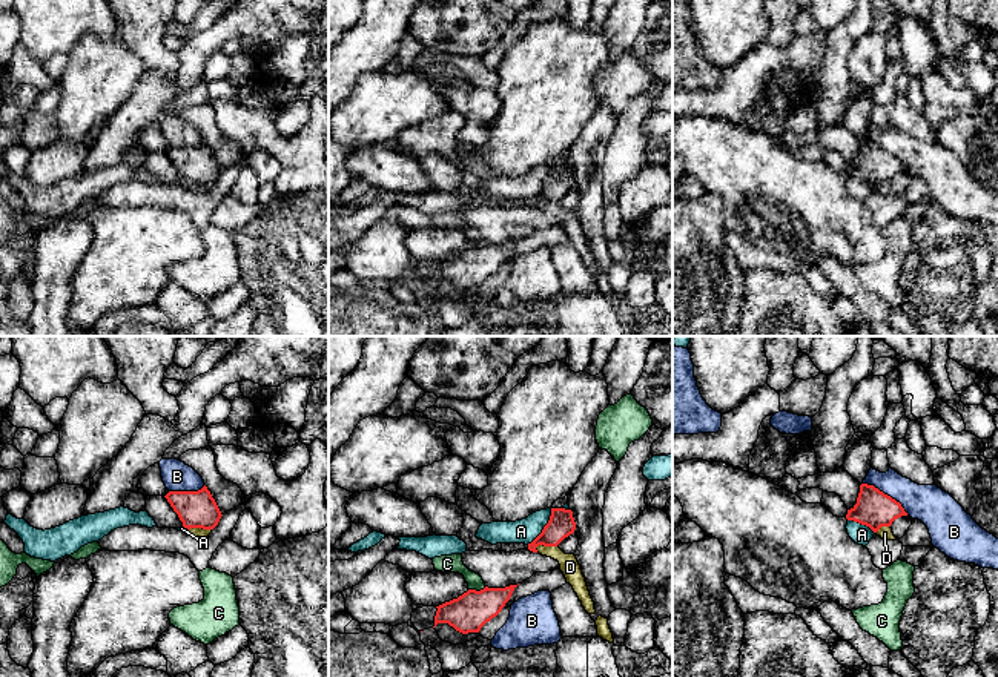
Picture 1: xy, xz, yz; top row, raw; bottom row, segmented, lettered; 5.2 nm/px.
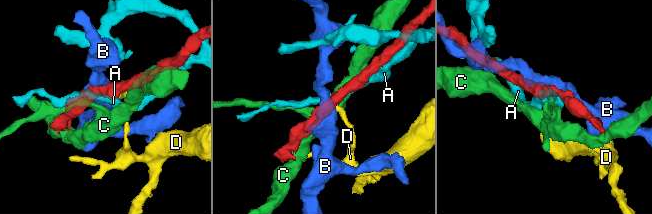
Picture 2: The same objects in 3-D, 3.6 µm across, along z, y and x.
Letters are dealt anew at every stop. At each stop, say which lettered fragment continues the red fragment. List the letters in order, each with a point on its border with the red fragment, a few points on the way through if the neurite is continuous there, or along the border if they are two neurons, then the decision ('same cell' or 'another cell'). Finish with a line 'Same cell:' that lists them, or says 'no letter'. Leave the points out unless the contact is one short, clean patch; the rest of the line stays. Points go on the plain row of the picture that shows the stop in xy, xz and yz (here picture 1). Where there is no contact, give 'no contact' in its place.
A: meets red in xz at (544, 183); another cell
B: meets red in yz at (886, 151); another cell
C: meets red in xz at (475, 246); border along xz (485, 243), (469, 246); another cell
D: meets red in xz at (545, 201); border along xz (556, 201), (538, 201), (535, 204); another cell
Same cell: no letter

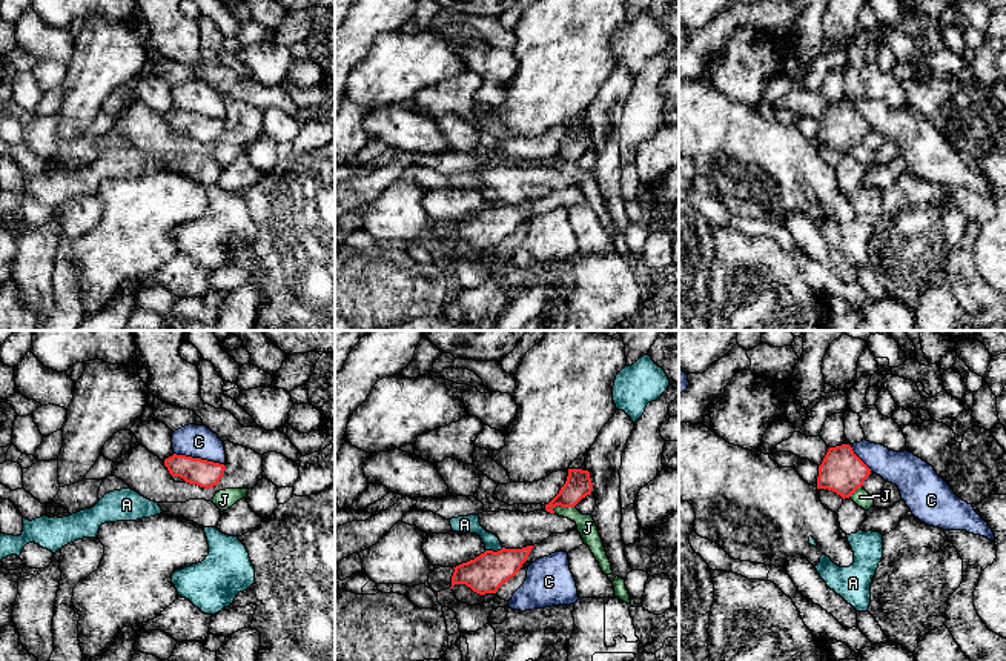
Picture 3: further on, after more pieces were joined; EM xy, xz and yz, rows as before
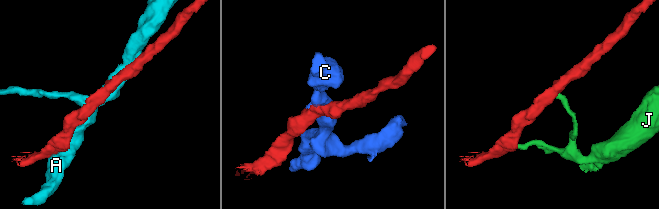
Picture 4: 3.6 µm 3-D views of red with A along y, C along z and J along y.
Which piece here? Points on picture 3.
A: meets red in xz at (492, 206); border along xz (502, 203), (486, 206); another cell
C: meets red in xy at (198, 114); another cell
J: meets red in xz at (562, 162); border along xz (573, 162), (555, 162), (552, 165); another cell
Same cell: no letter

